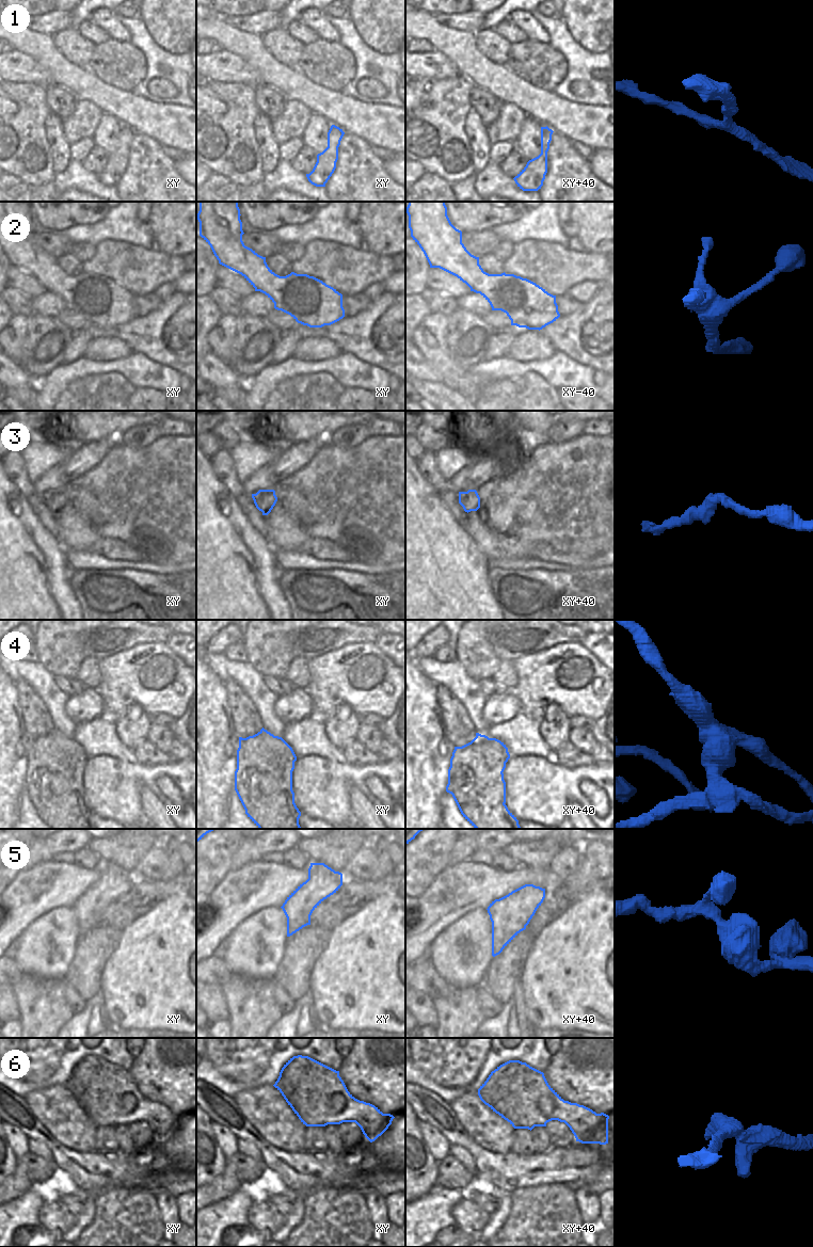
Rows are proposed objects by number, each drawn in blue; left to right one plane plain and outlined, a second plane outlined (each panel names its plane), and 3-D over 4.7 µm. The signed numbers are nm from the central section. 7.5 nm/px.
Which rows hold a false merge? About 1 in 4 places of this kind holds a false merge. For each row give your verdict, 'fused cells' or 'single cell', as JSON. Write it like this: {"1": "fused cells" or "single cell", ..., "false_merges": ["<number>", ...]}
{"1": "single cell", "2": "single cell", "3": "fused cells", "4": "fused cells", "5": "single cell", "6": "single cell", "false_merges": ["3", "4"]}

